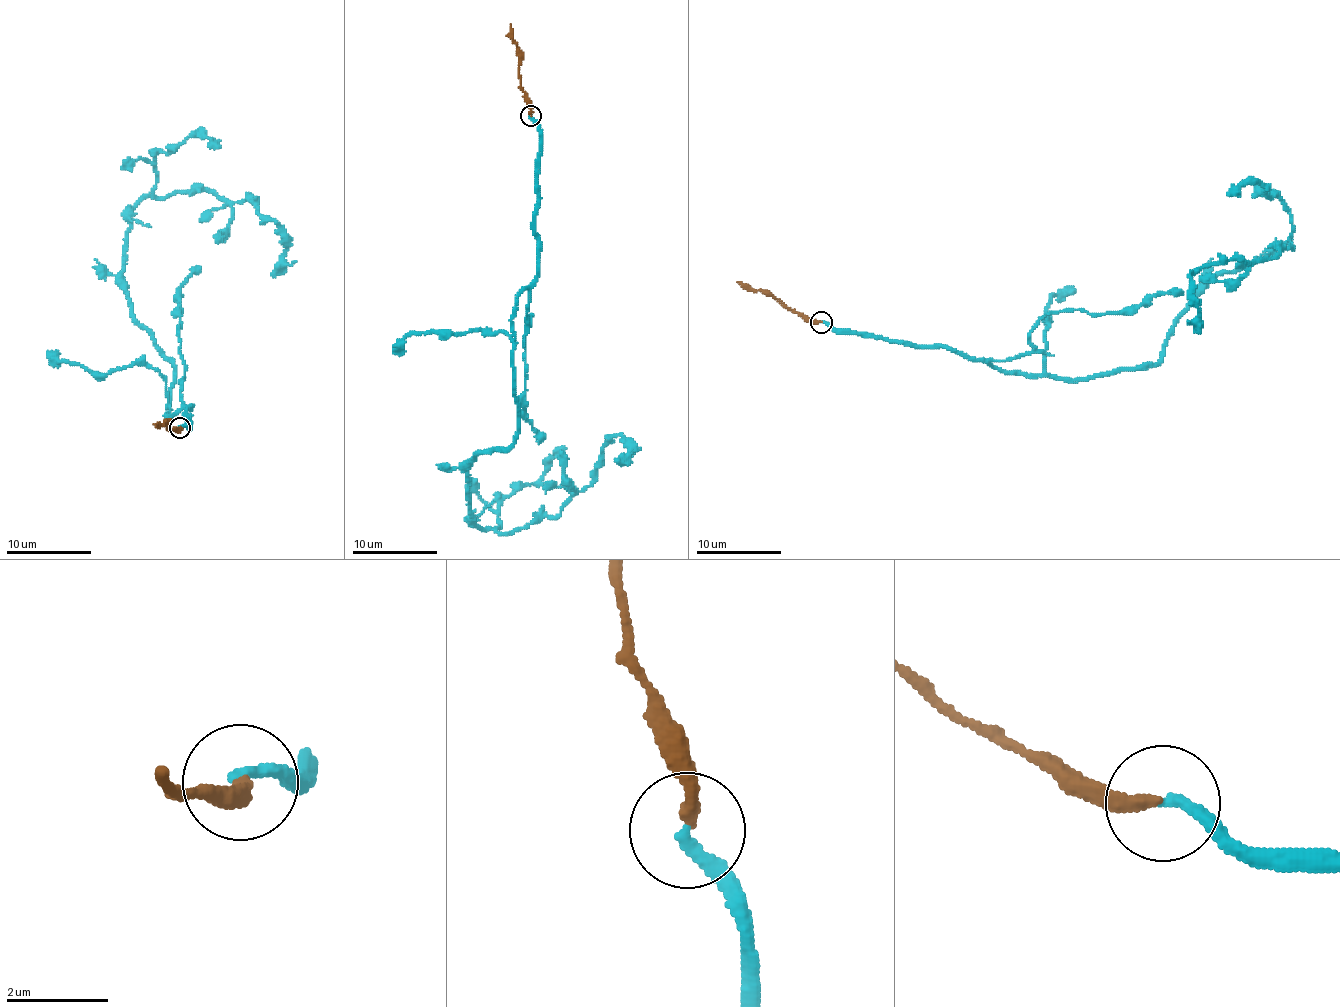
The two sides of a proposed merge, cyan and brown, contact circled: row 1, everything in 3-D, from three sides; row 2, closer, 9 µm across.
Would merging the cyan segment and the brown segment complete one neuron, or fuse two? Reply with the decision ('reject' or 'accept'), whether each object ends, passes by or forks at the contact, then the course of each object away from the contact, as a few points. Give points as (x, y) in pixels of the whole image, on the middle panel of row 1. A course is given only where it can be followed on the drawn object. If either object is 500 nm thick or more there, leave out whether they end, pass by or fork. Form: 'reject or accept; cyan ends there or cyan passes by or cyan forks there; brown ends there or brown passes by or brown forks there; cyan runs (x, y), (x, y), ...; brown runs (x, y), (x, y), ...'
reject; cyan ends there; brown ends there; cyan runs (531, 116), (517, 437), (466, 464), (468, 513), (513, 533), (584, 491), (618, 435), (617, 460); brown runs (531, 116), (531, 102), (519, 78), (519, 60), (510, 24)

